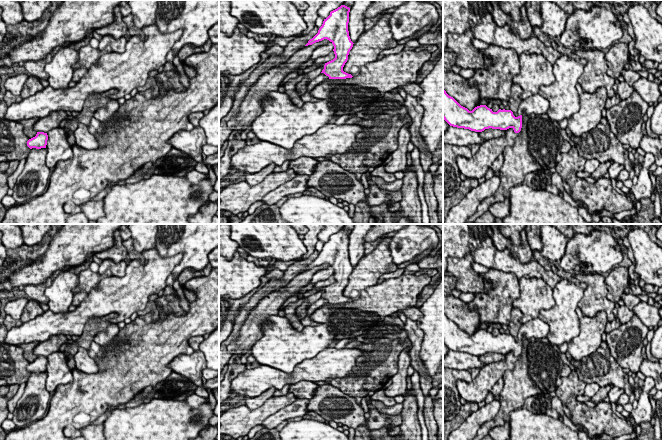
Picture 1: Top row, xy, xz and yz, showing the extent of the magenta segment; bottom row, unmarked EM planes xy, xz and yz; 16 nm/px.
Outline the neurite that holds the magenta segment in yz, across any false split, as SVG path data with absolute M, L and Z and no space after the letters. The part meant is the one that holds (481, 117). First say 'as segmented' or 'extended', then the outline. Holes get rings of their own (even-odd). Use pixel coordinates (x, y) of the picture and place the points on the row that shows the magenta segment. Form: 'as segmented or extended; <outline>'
extended; M443 90L443 119L453 127L482 132L485 129L507 130L512 128L519 133L522 128L522 114L544 114L549 109L549 102L539 93L523 99L518 108L518 116L511 110L493 112L486 105L475 107L472 111L461 106Z

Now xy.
as segmented; M37 132L35 137L33 137L27 141L27 146L30 149L32 149L32 148L36 148L36 149L46 148L47 140L48 140L47 133Z

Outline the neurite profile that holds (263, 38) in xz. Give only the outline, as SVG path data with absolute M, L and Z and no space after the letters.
M248 31L247 34L246 34L246 36L248 38L254 38L257 42L261 42L261 43L268 43L271 35L272 35L271 33L256 34L256 33L253 33L251 31Z

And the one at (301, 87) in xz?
M302 78L302 80L297 83L296 90L300 97L305 94L305 92L307 91L307 87L308 87L308 79L307 78Z

